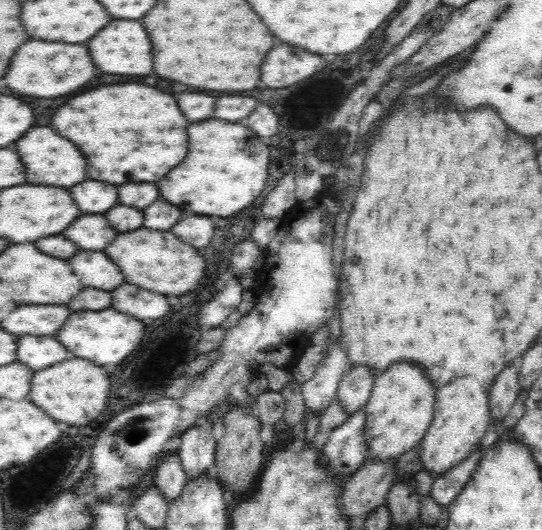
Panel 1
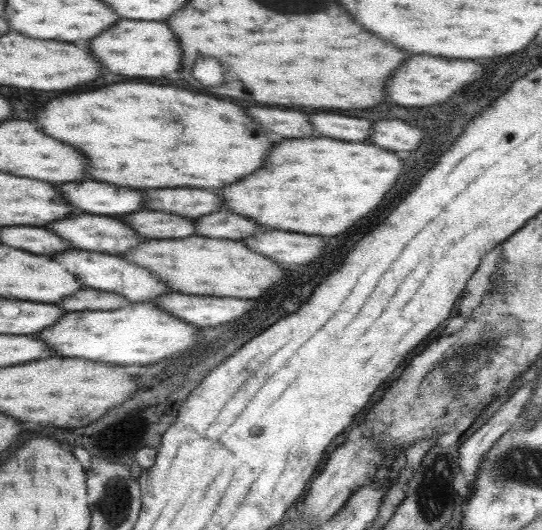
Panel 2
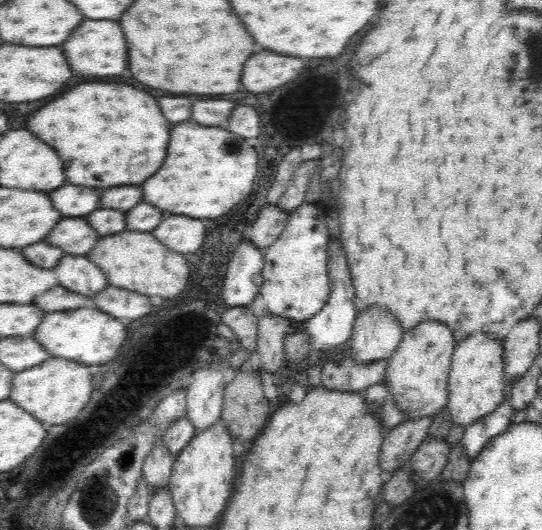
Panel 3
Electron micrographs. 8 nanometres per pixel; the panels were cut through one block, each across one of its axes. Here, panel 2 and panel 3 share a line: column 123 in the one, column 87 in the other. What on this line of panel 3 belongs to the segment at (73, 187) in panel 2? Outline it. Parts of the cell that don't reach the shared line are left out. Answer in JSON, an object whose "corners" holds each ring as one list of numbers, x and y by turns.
{"corners":[[64,184,52,190,48,196,50,196,50,202,54,204,54,210,58,210,64,218,86,216,98,206,98,194,92,188]]}

